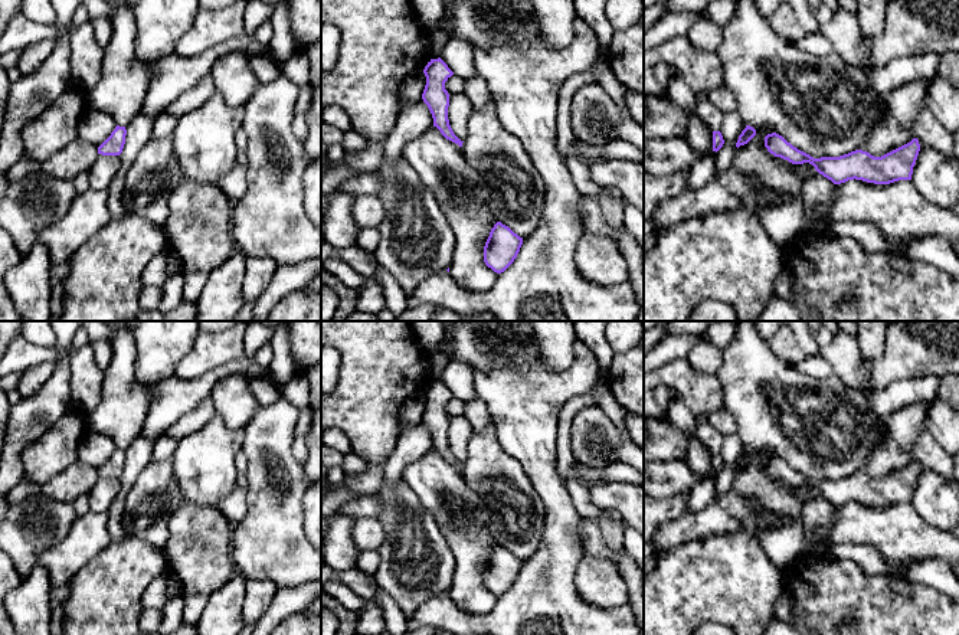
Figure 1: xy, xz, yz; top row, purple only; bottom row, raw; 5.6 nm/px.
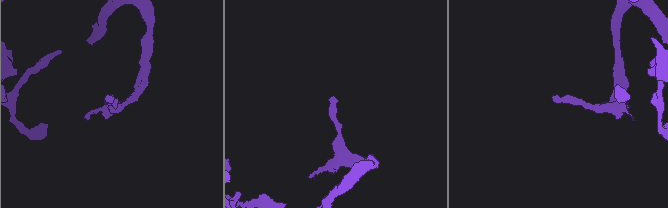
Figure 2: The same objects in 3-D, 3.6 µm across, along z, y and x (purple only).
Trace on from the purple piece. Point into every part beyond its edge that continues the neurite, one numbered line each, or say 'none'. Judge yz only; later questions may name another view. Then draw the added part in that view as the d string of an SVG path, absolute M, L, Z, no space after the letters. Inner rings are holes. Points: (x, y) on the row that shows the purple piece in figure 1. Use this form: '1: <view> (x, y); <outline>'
1: yz (929, 131); M924 107L914 122L920 147L949 156L953 150L955 134L949 132L933 112Z

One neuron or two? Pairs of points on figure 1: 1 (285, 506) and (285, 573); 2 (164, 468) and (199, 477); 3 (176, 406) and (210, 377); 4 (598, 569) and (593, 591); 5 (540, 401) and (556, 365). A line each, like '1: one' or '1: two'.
1: one
2: two
3: one
4: one
5: two

